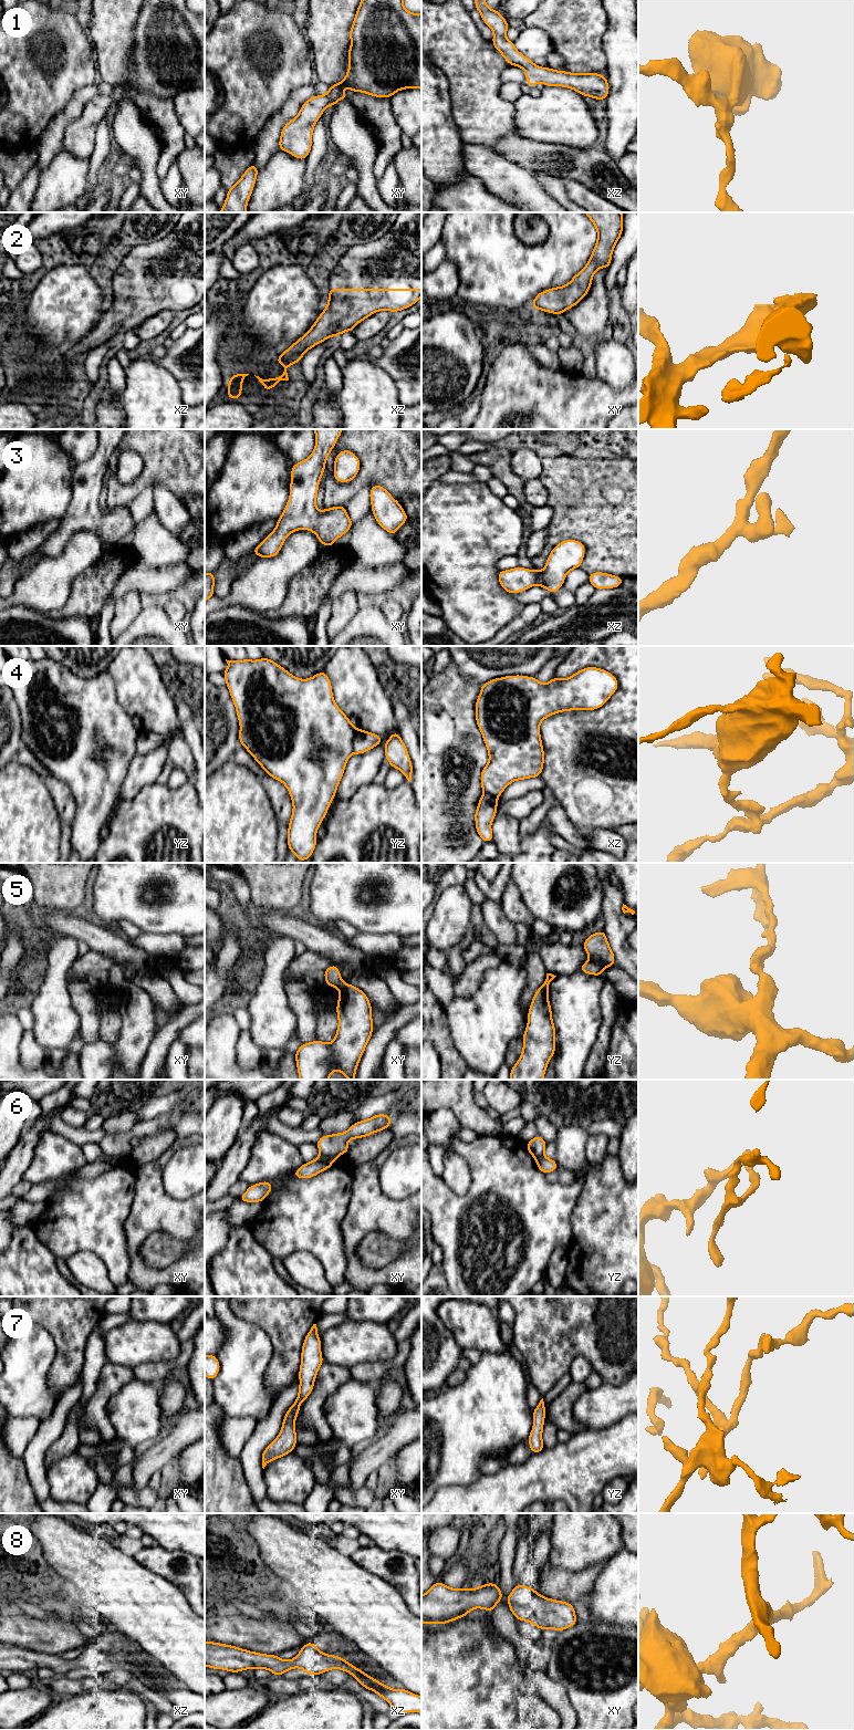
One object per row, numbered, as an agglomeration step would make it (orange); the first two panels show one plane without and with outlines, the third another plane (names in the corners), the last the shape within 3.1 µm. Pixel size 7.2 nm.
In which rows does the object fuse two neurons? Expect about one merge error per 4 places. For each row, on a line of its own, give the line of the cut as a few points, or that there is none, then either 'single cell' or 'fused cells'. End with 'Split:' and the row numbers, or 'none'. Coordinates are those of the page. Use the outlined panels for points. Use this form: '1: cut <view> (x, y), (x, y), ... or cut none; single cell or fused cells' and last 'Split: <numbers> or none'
1: cut none; single cell
2: cut none; single cell
3: cut none; single cell
4: cut yz (356, 728), (352, 751); fused cells
5: cut xy (346, 985), (340, 991); fused cells
6: cut xy (321, 1155), (333, 1161); fused cells
7: cut none; single cell
8: cut none; single cell
Split: 4, 5, 6

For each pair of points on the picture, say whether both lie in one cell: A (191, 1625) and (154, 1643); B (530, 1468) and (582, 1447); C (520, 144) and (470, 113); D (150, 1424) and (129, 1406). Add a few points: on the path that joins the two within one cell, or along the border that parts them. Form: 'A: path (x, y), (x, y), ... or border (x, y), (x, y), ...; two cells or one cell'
A: path (183, 1634), (163, 1634); one cell
B: path (543, 1468), (561, 1468), (569, 1460); one cell
C: border (519, 134), (504, 135), (492, 148); two cells
D: path (145, 1420), (135, 1411); one cell

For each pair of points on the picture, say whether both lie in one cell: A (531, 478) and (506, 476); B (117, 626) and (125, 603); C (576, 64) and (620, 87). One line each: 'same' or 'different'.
A: different
B: same
C: different

